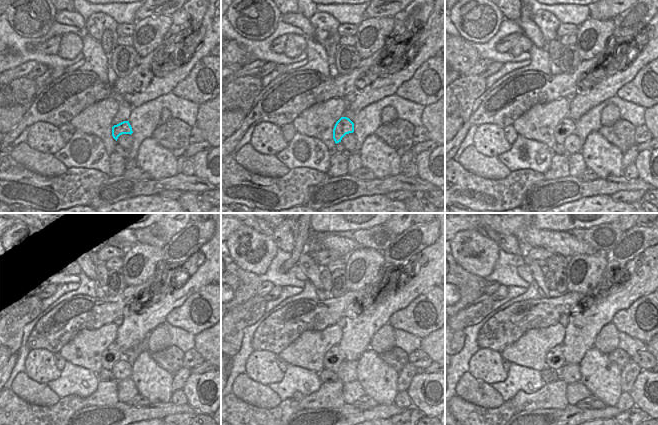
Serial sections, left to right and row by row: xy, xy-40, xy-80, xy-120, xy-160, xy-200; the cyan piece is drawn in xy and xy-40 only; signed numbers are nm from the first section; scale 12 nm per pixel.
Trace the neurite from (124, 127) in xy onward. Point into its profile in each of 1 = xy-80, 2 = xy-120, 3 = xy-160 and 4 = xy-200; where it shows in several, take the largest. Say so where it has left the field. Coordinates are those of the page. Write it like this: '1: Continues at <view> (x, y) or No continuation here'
1: Continues at xy-80 (566, 127)
2: Continues at xy-120 (113, 353)
3: Continues at xy-160 (333, 358)
4: Continues at xy-200 (555, 359).

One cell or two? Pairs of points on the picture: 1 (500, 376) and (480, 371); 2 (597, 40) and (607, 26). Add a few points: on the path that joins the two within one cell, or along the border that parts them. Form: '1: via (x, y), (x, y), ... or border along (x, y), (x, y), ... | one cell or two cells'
1: via (495, 373), (485, 371) | one cell
2: via (597, 37), (604, 29) | one cell

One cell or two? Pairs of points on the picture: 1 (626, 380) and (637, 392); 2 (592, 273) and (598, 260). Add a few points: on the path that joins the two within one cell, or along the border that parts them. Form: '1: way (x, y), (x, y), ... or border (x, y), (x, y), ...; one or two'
1: border (642, 370), (629, 392); two
2: way (592, 270), (596, 263); one

